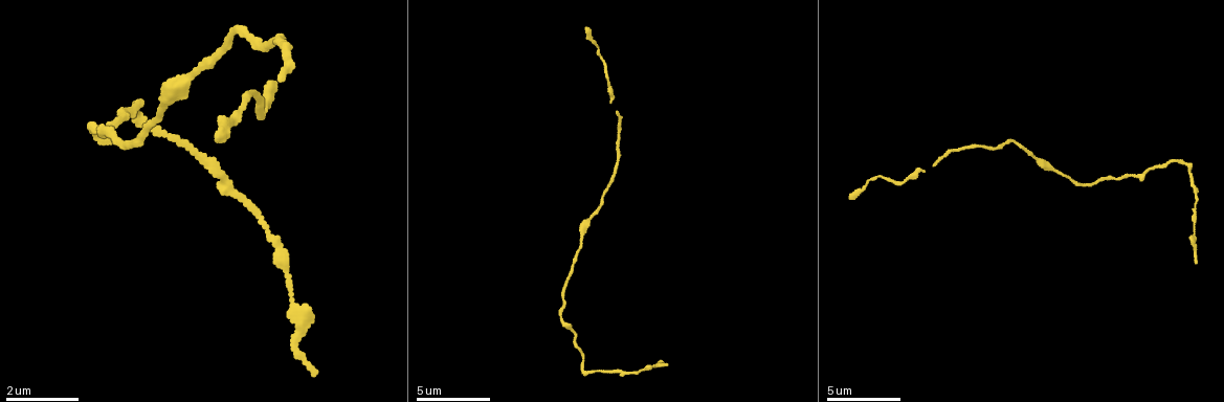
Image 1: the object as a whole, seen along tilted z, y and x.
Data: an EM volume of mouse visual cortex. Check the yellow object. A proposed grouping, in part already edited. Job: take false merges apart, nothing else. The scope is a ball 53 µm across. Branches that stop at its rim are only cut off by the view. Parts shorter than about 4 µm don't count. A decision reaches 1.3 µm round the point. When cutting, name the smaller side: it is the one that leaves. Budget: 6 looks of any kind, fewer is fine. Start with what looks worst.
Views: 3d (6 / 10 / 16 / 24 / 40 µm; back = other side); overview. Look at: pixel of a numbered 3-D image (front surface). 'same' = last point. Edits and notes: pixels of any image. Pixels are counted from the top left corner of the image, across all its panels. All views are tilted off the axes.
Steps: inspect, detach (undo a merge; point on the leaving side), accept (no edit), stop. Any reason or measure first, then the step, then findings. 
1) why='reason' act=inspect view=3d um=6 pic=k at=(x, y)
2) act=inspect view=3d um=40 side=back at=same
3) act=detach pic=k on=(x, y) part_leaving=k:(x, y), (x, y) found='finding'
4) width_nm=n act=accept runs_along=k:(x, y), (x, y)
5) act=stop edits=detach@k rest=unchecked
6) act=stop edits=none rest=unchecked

why='narrows sharply' act=inspect view=3d um=16 pic=1 at=(1191, 171)

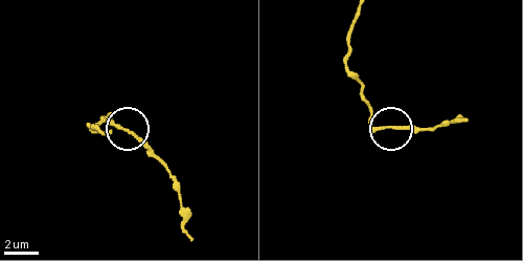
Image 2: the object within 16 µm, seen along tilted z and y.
act=accept runs_along=2:(109, 131), (89, 126), (110, 115), (157, 158) found='one cell here'

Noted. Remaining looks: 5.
act=inspect view=3d um=6 pic=1 at=(289, 279)

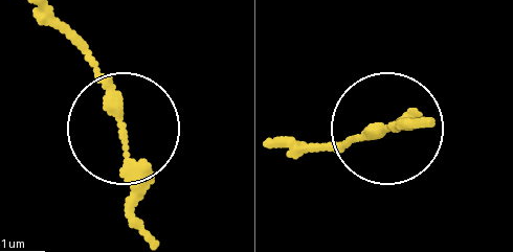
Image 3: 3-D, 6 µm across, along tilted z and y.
act=inspect view=3d um=6 side=back pic=3 at=(385, 131)

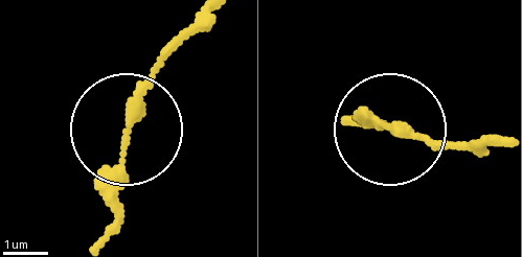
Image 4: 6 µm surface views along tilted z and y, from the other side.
act=accept runs_along=4:(205, 17), (156, 73), (130, 129), (107, 237) found='continuous, no second cell'

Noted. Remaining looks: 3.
why='calibre changes' act=inspect view=3d um=16 pic=1 at=(609, 79)

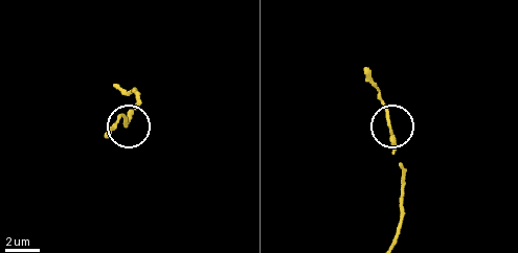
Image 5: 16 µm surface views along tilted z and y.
width_nm=200 act=accept found='continuous, no second cell'

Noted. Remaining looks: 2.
act=stop edits=none rest=unchecked

